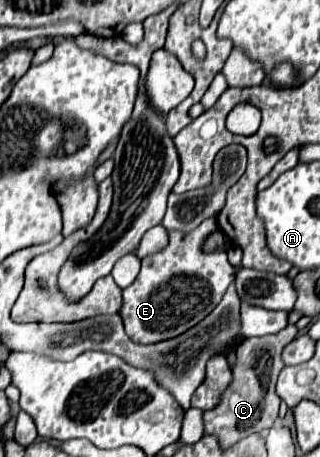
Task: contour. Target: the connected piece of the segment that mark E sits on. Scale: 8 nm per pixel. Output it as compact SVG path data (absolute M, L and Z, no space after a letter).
M206 219L186 237L182 237L178 231L170 231L168 247L142 259L142 269L136 281L122 293L124 305L120 309L126 333L132 337L132 341L158 343L178 337L202 321L222 301L228 285L234 281L236 271L228 263L224 251L204 253L200 247L204 237L216 229L216 219Z

